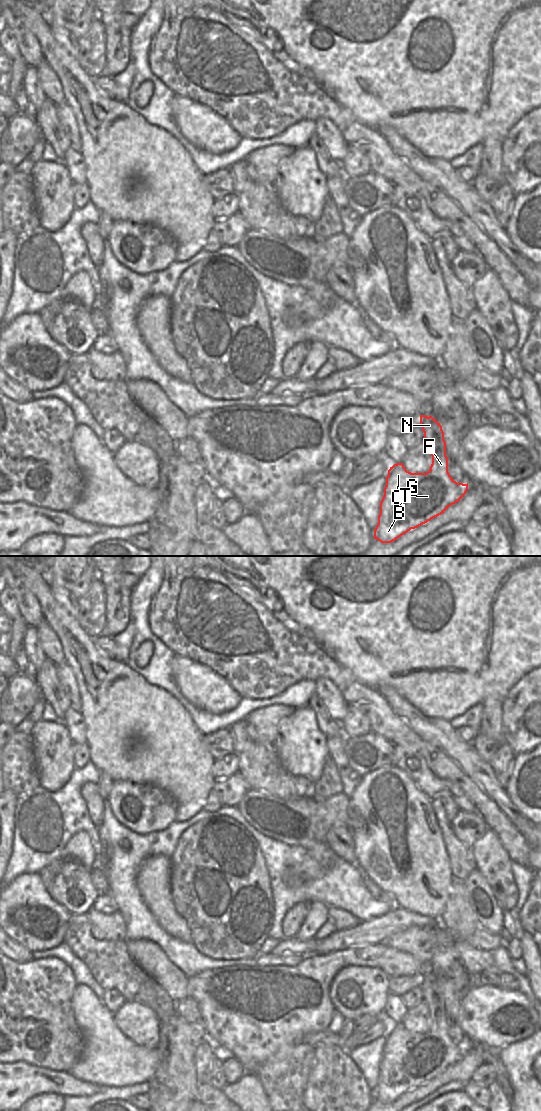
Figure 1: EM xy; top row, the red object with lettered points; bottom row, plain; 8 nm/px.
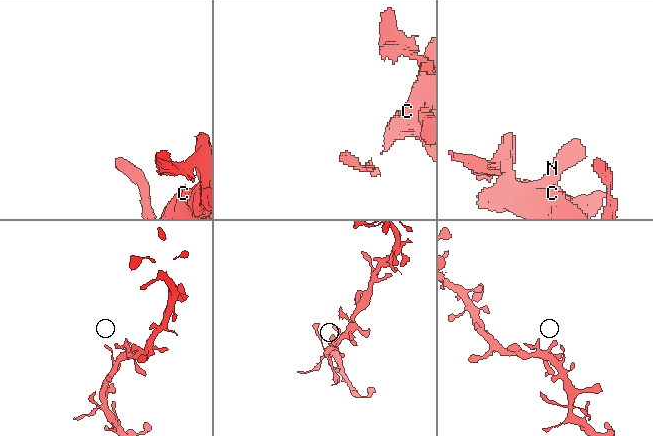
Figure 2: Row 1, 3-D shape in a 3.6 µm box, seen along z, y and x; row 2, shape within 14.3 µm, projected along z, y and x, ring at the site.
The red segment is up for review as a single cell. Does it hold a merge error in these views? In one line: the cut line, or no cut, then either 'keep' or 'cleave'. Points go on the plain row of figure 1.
cut none; keep

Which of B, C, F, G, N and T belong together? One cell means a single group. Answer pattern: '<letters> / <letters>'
B C F G N T

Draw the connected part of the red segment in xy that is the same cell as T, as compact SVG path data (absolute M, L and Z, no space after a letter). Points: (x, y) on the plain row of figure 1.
M420 975L420 985L424 992L423 1001L428 1004L432 1016L432 1024L427 1033L411 1033L402 1023L394 1024L388 1030L378 1084L374 1090L374 1099L381 1103L391 1103L411 1089L441 1075L451 1065L460 1061L468 1050L468 1043L457 1043L448 1032L446 1002L440 983L431 975Z

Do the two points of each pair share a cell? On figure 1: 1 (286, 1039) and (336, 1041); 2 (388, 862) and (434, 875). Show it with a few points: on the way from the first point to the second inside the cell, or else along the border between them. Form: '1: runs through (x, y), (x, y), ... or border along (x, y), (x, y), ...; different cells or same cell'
1: border along (325, 1031), (311, 1032), (304, 1038), (303, 1042); different cells
2: runs through (399, 871), (423, 873); same cell

